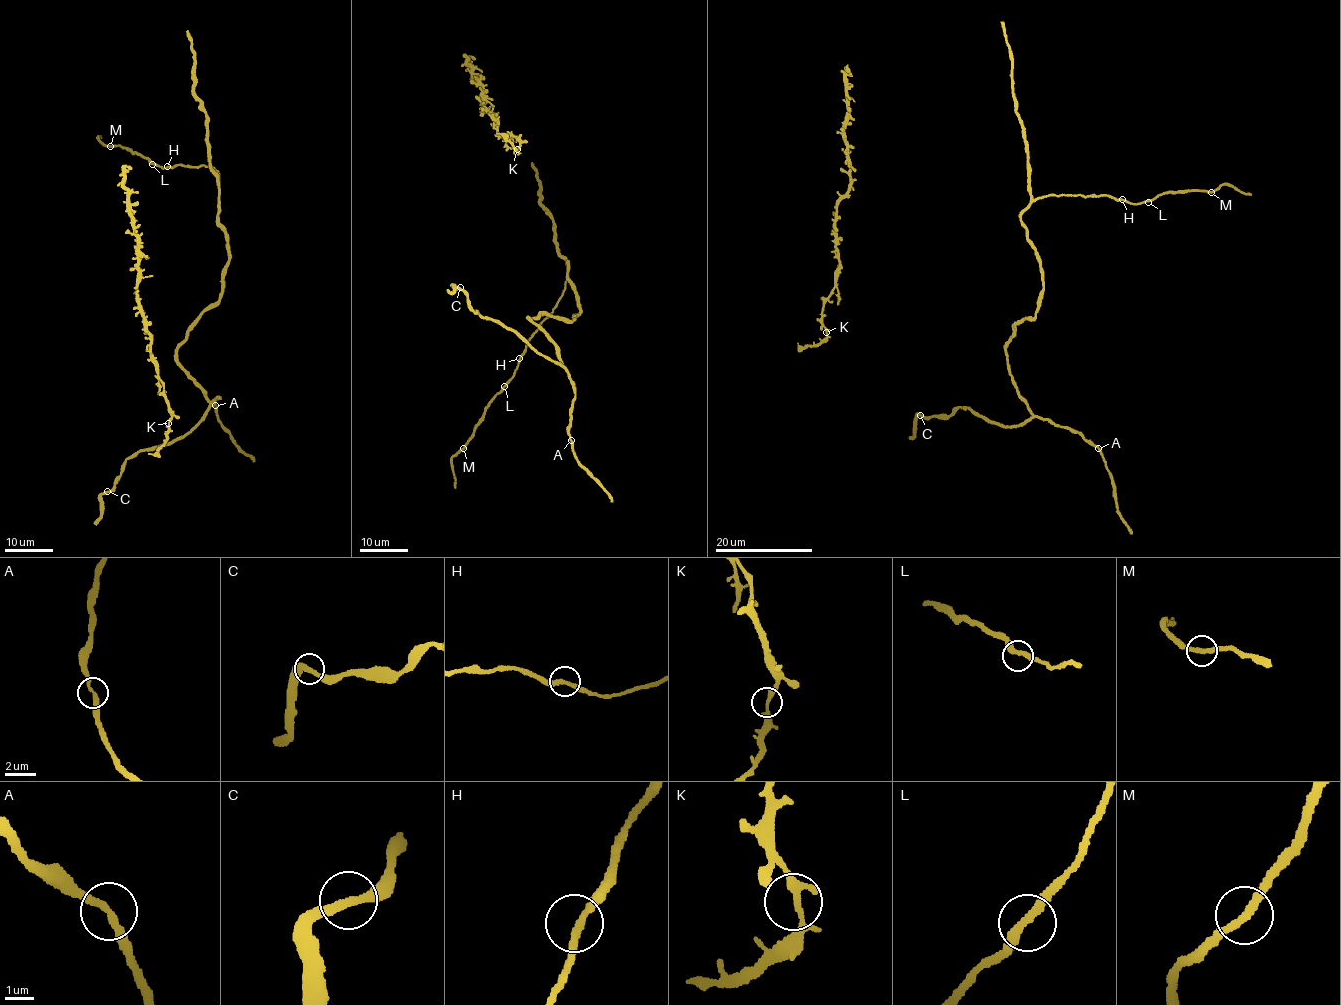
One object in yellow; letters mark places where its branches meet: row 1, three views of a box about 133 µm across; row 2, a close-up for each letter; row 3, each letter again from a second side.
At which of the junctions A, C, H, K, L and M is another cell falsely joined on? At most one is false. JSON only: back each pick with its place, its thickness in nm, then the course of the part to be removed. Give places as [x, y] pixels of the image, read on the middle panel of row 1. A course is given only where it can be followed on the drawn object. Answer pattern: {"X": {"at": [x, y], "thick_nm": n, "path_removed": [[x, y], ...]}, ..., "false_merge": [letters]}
{"false_merge": []}

